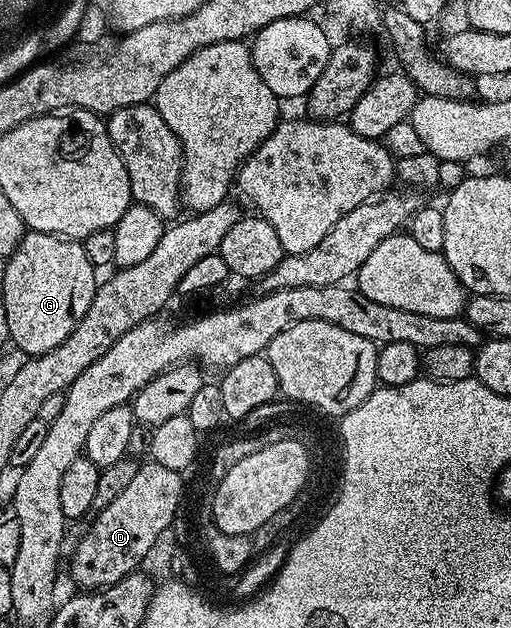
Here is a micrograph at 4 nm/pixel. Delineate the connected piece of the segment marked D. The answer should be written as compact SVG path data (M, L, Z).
M153 462L141 463L137 467L134 479L126 485L126 490L110 502L101 512L91 517L92 525L77 539L76 548L70 554L72 560L72 580L80 590L99 590L108 588L114 582L126 578L141 567L140 563L149 558L158 536L172 524L175 510L178 509L179 500L183 498L185 477L179 472L166 469Z

